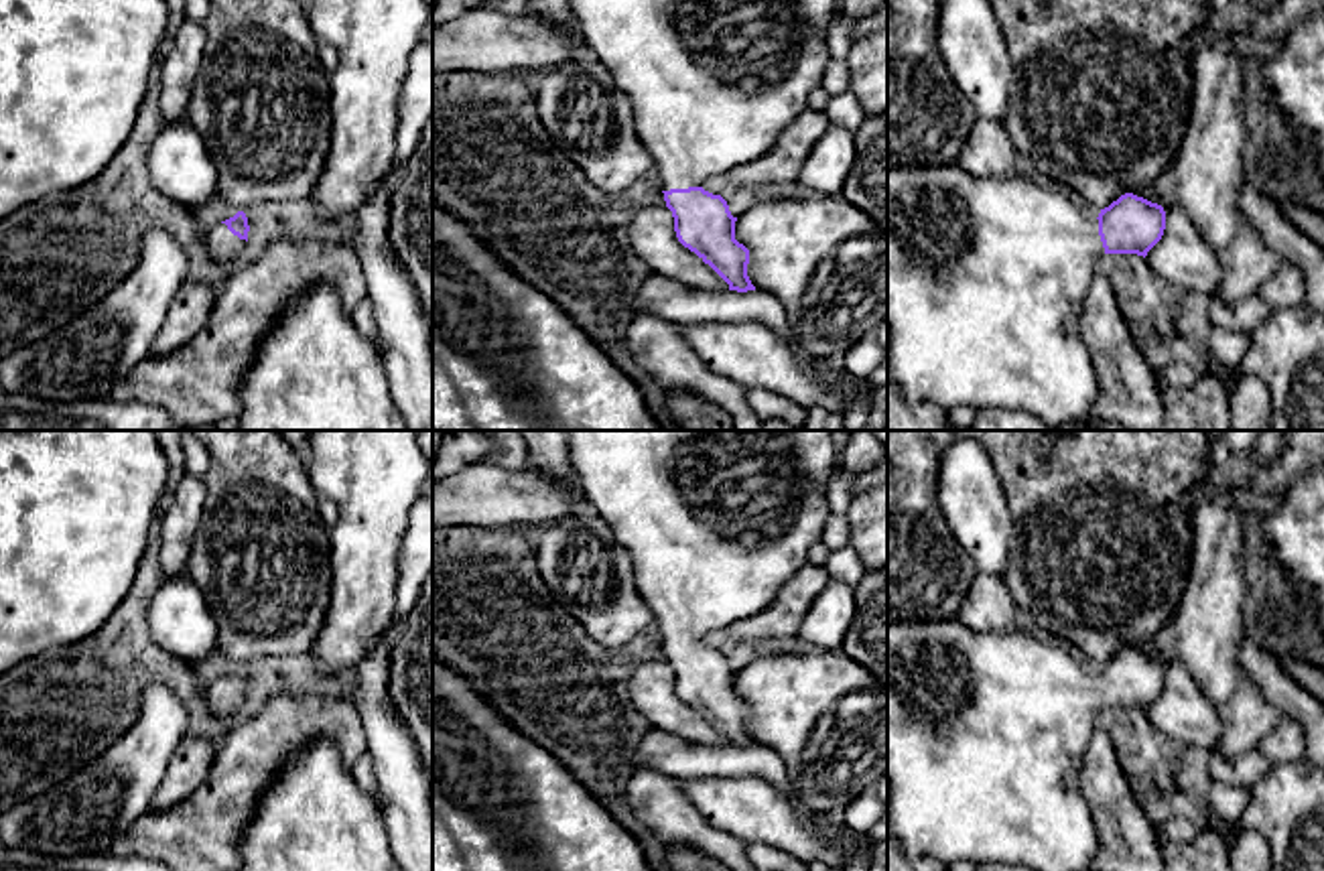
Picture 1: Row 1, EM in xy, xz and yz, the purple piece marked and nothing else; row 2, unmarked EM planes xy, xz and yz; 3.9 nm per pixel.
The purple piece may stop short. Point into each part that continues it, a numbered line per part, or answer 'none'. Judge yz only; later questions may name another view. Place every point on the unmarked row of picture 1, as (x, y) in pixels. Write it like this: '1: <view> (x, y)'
1: yz (985, 731)

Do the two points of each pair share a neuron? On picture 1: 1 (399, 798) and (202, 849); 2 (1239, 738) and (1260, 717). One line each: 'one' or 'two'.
1: two
2: one

